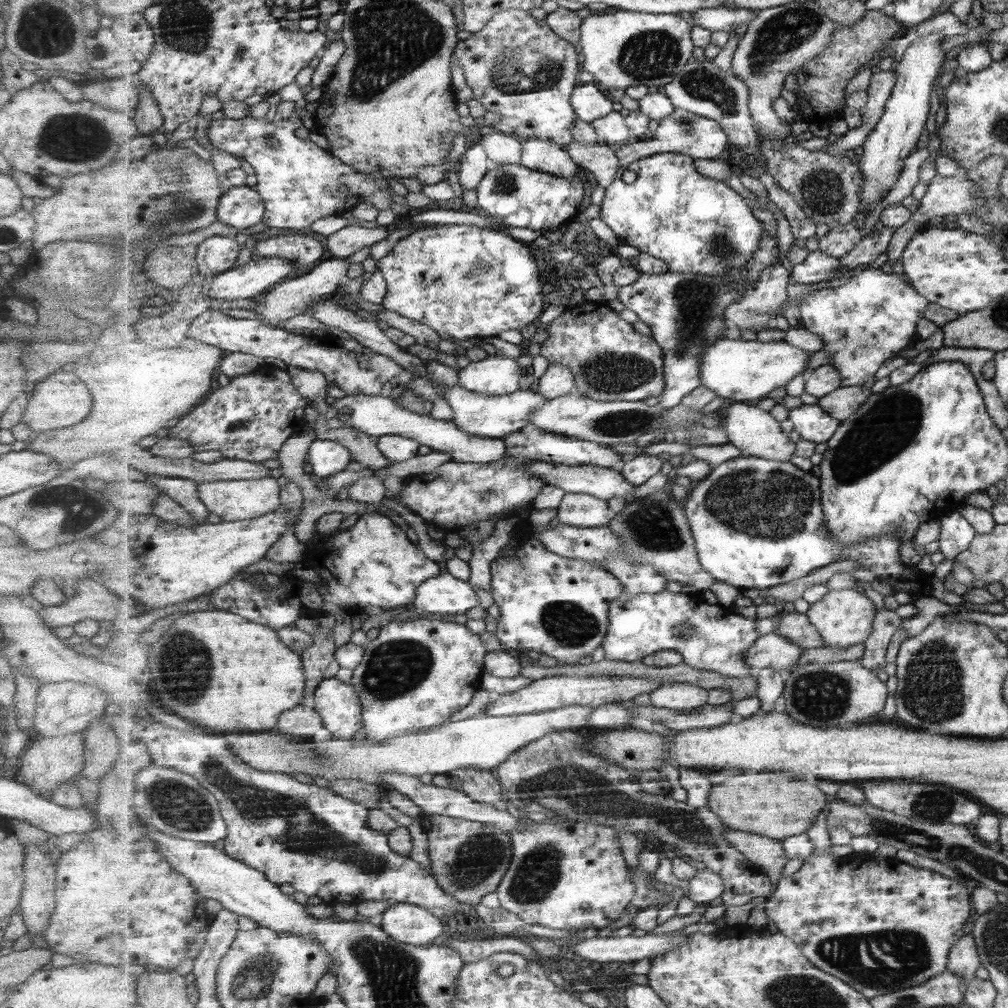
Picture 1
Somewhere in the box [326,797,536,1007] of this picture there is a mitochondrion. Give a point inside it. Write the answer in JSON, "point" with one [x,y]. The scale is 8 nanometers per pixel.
{"point":[478,857]}

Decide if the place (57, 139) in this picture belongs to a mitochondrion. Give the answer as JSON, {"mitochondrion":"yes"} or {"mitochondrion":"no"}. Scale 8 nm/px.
{"mitochondrion":"yes"}

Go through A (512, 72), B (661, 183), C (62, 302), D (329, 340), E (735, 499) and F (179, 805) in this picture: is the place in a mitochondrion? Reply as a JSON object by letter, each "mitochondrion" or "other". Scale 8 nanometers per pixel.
{"A":"mitochondrion","B":"other","C":"other","D":"other","E":"mitochondrion","F":"mitochondrion"}

